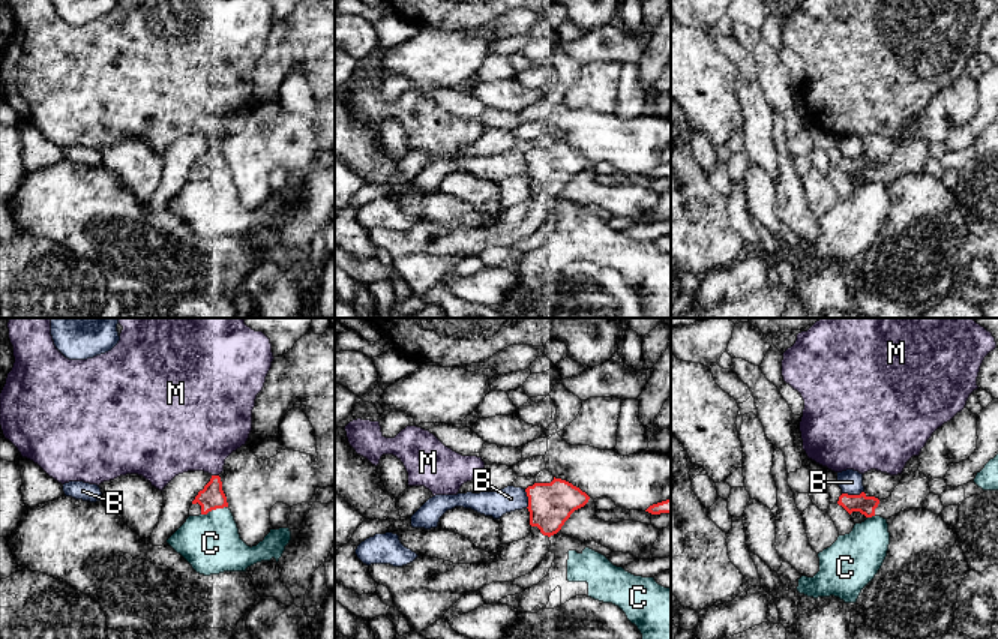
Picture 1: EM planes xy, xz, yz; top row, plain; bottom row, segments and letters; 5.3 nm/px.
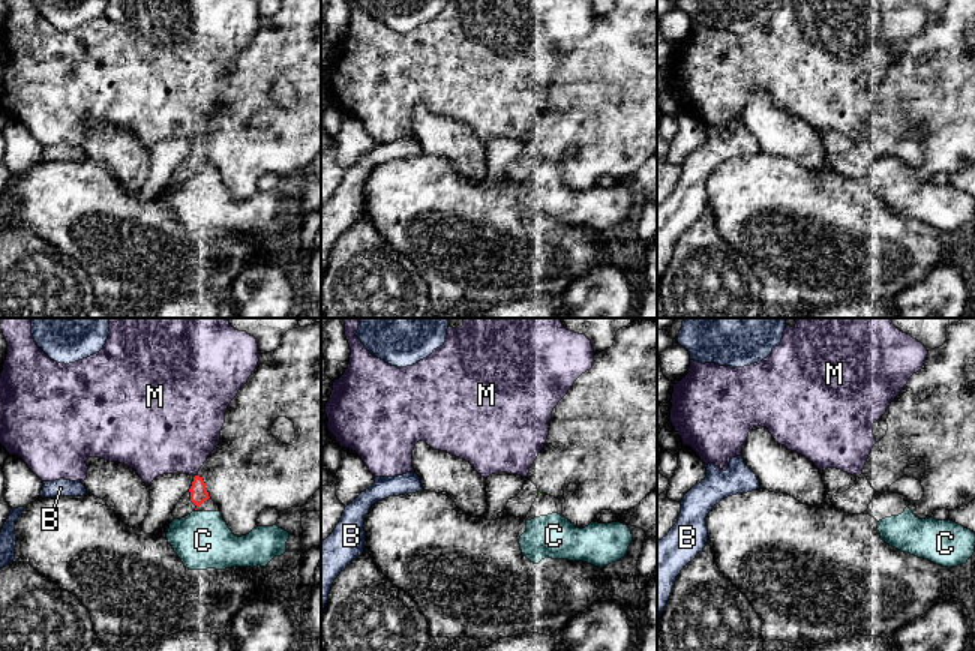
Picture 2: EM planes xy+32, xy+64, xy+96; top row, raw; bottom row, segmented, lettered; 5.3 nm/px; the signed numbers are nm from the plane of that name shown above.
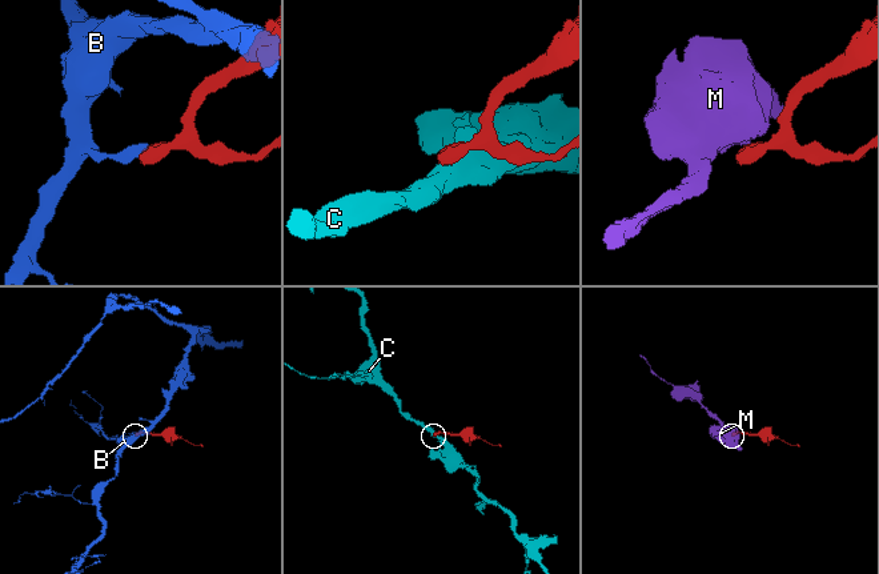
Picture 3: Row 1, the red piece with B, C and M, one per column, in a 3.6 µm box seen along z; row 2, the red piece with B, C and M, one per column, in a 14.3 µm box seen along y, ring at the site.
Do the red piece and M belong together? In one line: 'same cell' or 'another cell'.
another cell

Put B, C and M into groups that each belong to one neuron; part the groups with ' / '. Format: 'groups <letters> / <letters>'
groups B / C / M

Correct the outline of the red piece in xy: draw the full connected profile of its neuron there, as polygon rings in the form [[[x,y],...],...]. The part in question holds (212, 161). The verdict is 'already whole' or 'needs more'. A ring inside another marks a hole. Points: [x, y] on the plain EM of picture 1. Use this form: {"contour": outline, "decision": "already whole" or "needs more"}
{"contour": [[[212,140],[210,146],[198,156],[189,172],[189,180],[207,178],[212,174],[228,171],[219,140]]], "decision": "needs more"}

